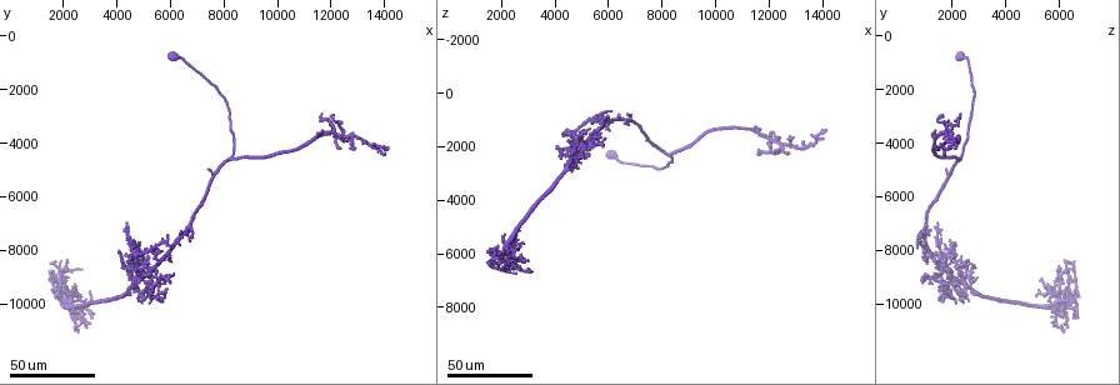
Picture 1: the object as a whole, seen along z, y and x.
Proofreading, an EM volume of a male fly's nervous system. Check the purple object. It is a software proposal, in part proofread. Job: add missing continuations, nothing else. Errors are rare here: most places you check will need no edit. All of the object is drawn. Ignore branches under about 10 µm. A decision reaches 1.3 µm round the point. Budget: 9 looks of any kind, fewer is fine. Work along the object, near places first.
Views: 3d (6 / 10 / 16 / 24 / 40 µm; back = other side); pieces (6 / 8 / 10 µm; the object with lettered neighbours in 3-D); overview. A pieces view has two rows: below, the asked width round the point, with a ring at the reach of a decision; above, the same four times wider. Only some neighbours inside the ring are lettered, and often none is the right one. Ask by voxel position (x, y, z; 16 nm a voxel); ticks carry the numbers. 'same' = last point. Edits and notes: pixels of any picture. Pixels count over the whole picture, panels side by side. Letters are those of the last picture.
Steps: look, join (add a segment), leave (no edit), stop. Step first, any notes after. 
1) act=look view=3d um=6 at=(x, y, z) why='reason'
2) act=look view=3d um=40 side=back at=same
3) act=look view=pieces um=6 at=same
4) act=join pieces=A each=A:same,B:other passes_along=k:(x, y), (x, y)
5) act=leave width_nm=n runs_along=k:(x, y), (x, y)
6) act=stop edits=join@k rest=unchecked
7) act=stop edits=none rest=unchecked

act=look view=3d um=24 at=(11700, 3600, 1500) why='branch stops here'

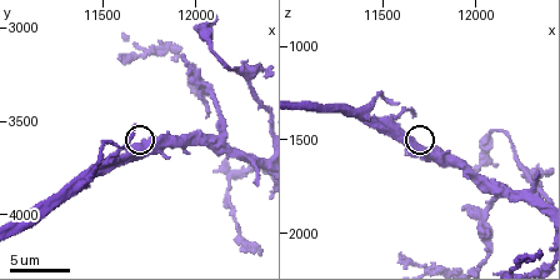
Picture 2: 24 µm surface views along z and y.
act=look view=pieces um=10 at=(11660, 3520, 1380)

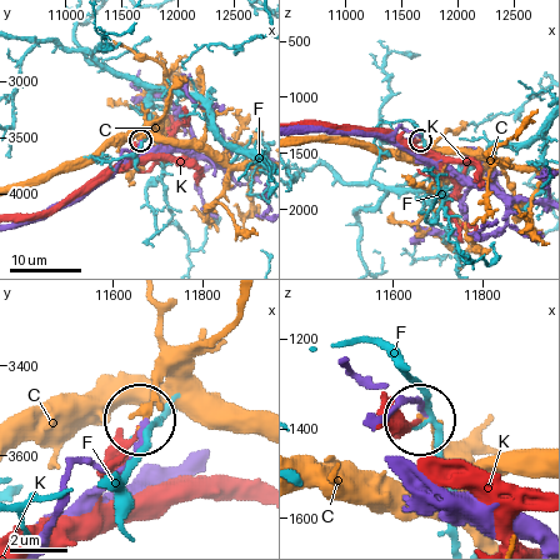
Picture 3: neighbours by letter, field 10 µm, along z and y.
act=leave each=C:other,F:other,K:other found='no lettered segment goes on from it'

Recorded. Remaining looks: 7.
act=look view=3d um=40 at=(12300, 3800, 1700) why='branch stops here'

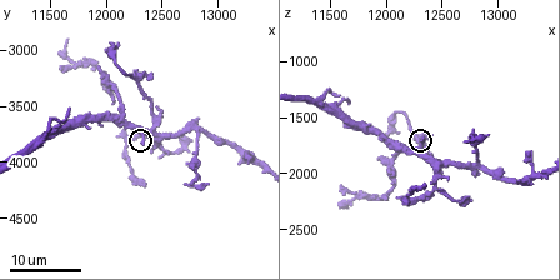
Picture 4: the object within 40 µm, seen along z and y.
act=look view=pieces um=8 at=(12340, 3860, 1680)

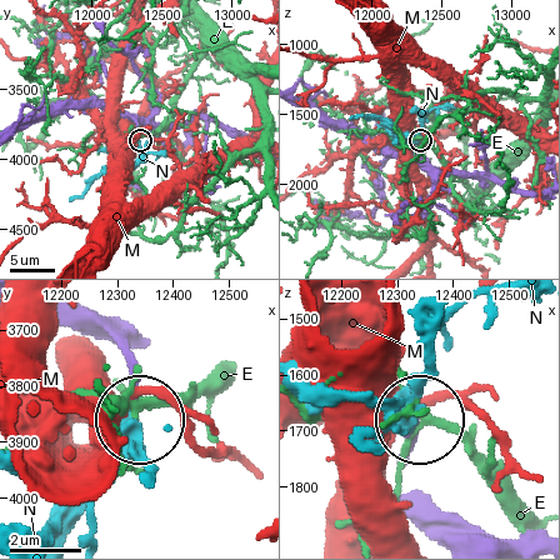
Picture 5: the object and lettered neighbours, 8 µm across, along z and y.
act=join pieces=N each=E:other,M:other,N:same found='the neuron continues'

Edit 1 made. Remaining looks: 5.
act=look view=3d um=40 at=(4800, 9200, 1900) why='an open end'

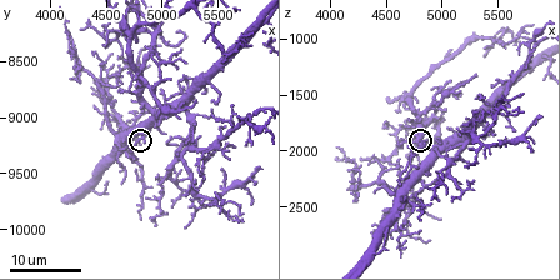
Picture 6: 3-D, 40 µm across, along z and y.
act=look view=pieces um=6 at=(4840, 9120, 1920)

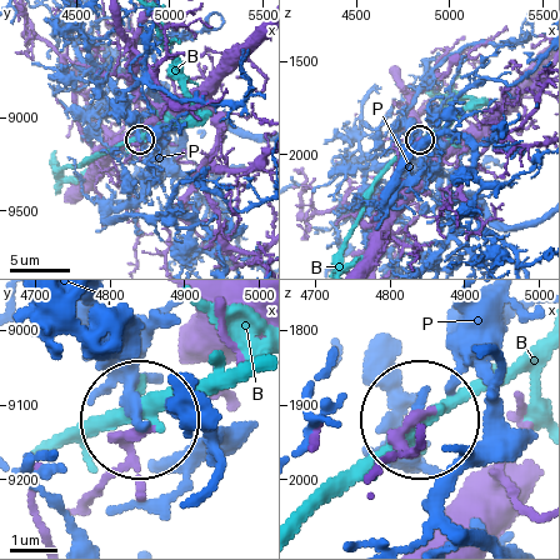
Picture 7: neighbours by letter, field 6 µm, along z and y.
act=leave each=B:other,P:other runs_along=7:(88, 498), (131, 429) found='no lettered segment goes on from it'

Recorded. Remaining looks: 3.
act=look view=3d um=16 at=(4620, 8760, 1920)

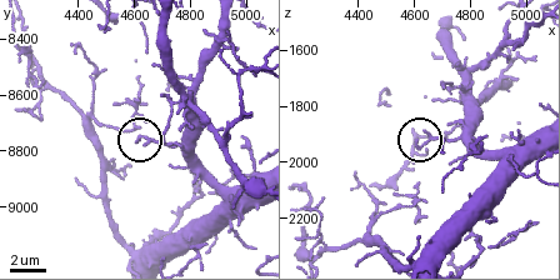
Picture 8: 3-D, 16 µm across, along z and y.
act=look view=pieces um=6 at=(4610, 8770, 1930)

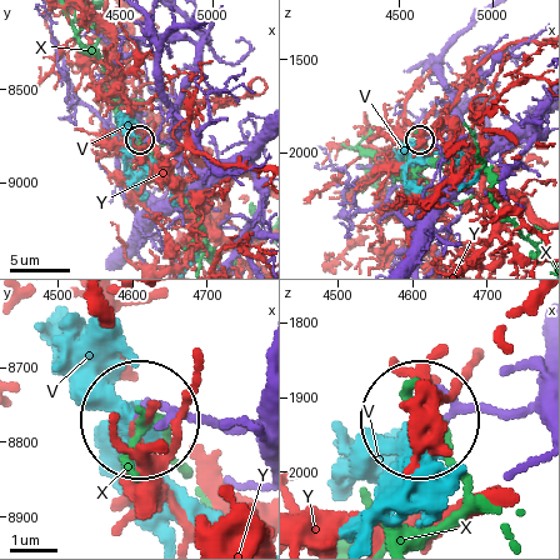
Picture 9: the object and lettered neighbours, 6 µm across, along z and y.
act=leave width_nm=170 each=V:other,X:other,Y:other found='no lettered segment goes on from it'

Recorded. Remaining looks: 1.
act=stop edits=join@5 rest=unchecked

